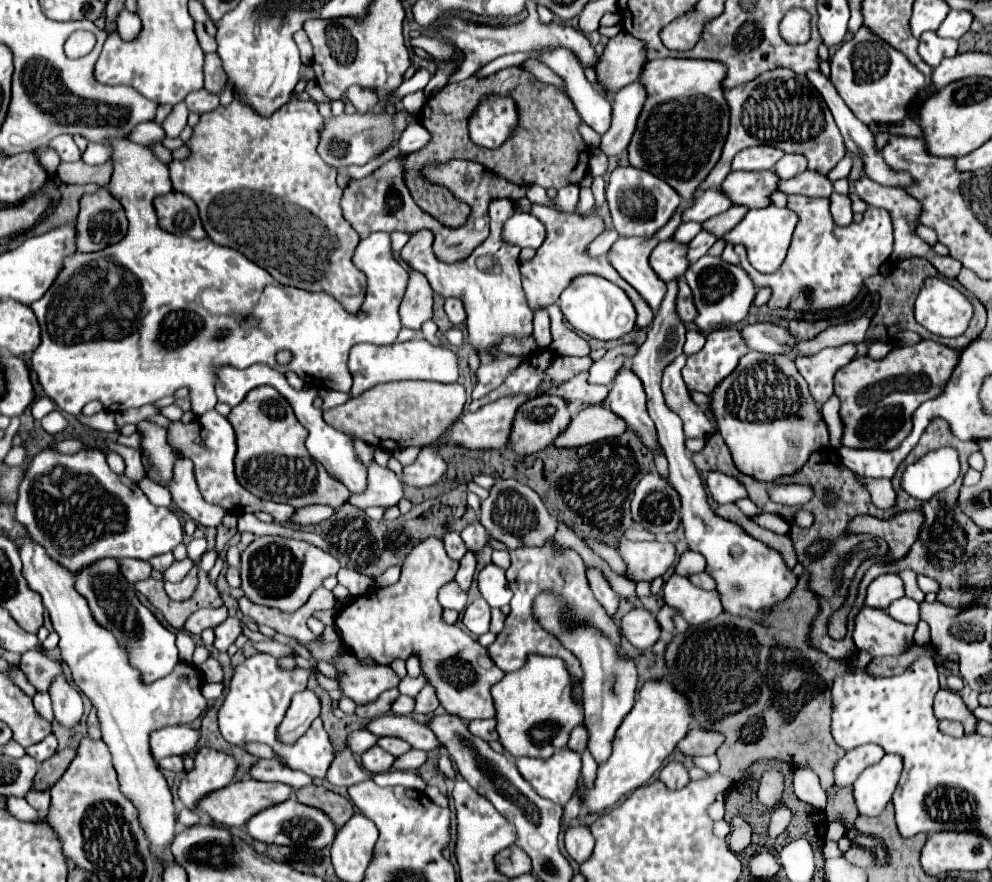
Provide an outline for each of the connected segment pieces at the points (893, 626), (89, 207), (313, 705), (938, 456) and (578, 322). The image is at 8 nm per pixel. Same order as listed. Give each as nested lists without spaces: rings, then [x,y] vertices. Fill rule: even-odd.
[[[863,608],[855,618],[853,640],[857,650],[871,652],[871,658],[901,656],[913,644],[915,626],[893,620],[885,610]]]
[[[99,188],[99,192],[85,194],[81,198],[81,212],[77,218],[77,252],[103,250],[123,240],[125,232],[127,232],[127,220],[123,214],[123,206],[105,188]]]
[[[313,690],[297,692],[291,700],[283,724],[279,726],[279,738],[283,742],[295,742],[319,716],[319,710],[321,710],[321,702]]]
[[[941,448],[925,454],[919,460],[919,464],[913,468],[919,468],[919,482],[915,476],[915,486],[911,496],[919,500],[927,500],[957,480],[959,458],[955,448]]]
[[[585,274],[585,276],[575,278],[563,290],[559,298],[559,308],[575,330],[587,336],[593,336],[597,340],[603,340],[603,342],[619,340],[621,336],[629,334],[635,328],[635,308],[631,300],[619,286],[615,286],[613,282],[607,282],[601,276]]]

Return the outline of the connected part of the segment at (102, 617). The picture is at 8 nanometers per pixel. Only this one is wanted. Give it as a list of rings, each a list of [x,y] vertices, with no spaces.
[[[103,558],[95,564],[89,564],[87,568],[81,568],[75,574],[75,590],[85,596],[95,620],[99,620],[101,626],[109,628],[117,636],[117,640],[127,646],[131,664],[141,670],[145,682],[163,678],[173,670],[173,666],[179,662],[175,634],[161,626],[161,622],[151,614],[151,610],[137,600],[135,588],[121,576],[119,560]]]

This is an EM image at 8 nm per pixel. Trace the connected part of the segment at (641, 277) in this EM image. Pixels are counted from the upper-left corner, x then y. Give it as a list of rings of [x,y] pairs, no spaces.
[[[619,238],[609,250],[613,268],[645,298],[653,312],[657,312],[667,290],[649,264],[649,254],[655,246],[657,240],[653,238]]]

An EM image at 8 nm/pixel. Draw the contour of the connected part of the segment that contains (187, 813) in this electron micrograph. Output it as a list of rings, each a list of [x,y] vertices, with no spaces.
[[[185,807],[181,810],[181,813],[179,813],[177,823],[181,828],[186,828],[198,824],[199,821],[200,818],[198,814],[195,811]]]

